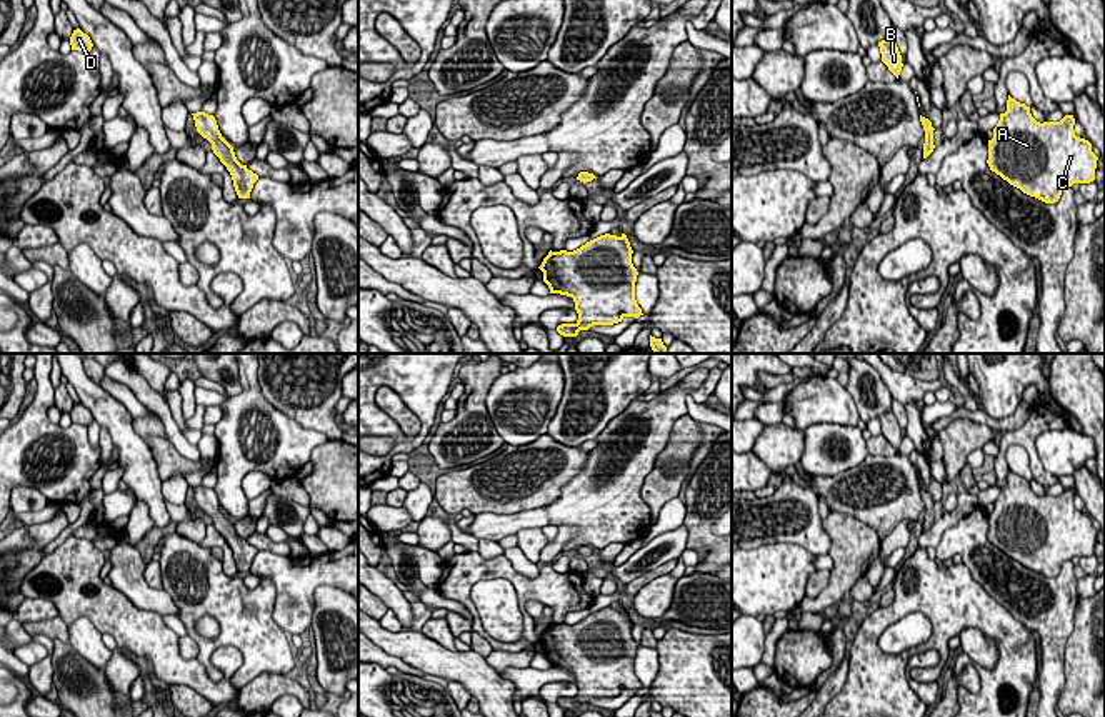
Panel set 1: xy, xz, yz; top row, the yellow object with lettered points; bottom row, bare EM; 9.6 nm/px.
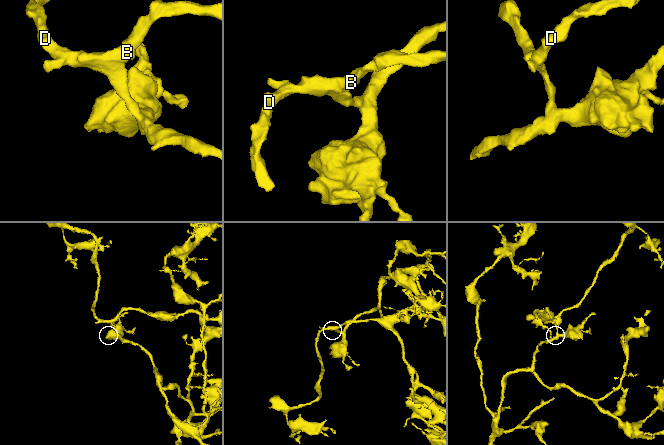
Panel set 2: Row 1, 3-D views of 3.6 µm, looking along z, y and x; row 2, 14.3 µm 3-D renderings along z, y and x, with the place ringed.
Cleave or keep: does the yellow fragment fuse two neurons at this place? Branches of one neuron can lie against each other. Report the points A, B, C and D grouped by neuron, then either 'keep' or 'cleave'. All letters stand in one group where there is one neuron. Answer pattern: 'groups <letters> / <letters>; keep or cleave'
groups A B C D; keep

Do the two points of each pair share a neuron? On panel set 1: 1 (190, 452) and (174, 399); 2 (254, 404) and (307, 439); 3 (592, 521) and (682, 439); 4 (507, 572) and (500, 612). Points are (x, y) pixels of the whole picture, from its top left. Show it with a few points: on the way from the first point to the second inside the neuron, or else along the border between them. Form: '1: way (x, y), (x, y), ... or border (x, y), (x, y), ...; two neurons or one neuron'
1: border (169, 404), (170, 416), (179, 431), (195, 446); two neurons
2: way (264, 419), (284, 439), (292, 439); one neuron
3: border (672, 431), (645, 477), (642, 499), (647, 504); two neurons
4: border (470, 587), (479, 581), (507, 579), (524, 616); two neurons

